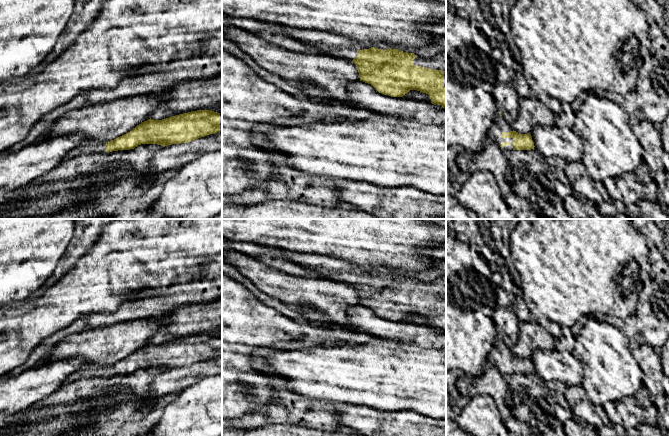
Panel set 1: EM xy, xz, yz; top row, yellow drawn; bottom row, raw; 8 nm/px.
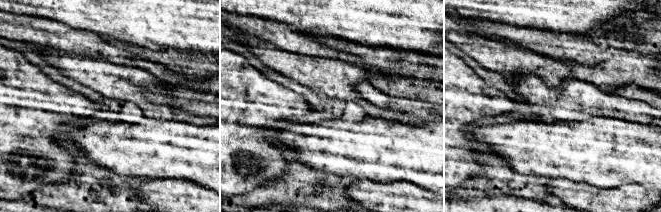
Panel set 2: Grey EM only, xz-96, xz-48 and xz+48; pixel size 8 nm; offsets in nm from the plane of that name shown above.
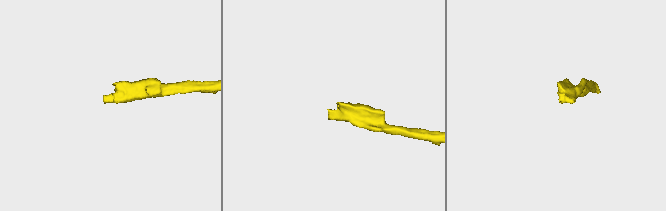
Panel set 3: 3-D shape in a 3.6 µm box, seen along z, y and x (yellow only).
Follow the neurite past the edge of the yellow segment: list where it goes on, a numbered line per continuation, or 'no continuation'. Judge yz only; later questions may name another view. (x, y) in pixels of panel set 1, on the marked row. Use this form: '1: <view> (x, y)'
1: yz (500, 125)

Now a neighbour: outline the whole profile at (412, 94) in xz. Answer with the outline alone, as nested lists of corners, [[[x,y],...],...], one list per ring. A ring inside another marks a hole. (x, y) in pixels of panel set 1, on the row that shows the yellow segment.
[[[410,90],[407,94],[403,96],[406,99],[423,101],[431,103],[431,99],[428,94],[417,91],[417,90]]]

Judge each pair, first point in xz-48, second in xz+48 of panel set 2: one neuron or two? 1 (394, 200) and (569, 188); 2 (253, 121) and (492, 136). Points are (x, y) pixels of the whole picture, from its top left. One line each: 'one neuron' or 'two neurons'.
1: one neuron
2: two neurons

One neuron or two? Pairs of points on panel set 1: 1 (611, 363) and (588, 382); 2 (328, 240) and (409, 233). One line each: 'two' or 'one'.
1: one
2: one

